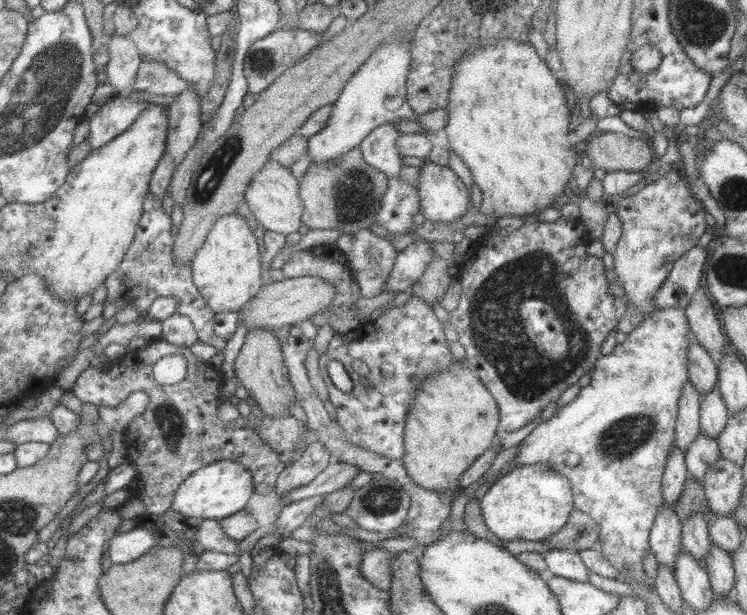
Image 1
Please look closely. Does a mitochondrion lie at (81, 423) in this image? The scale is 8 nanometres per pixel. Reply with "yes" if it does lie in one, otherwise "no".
no

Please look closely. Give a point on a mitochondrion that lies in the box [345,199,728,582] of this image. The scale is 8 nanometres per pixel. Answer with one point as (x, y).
(496, 327)

